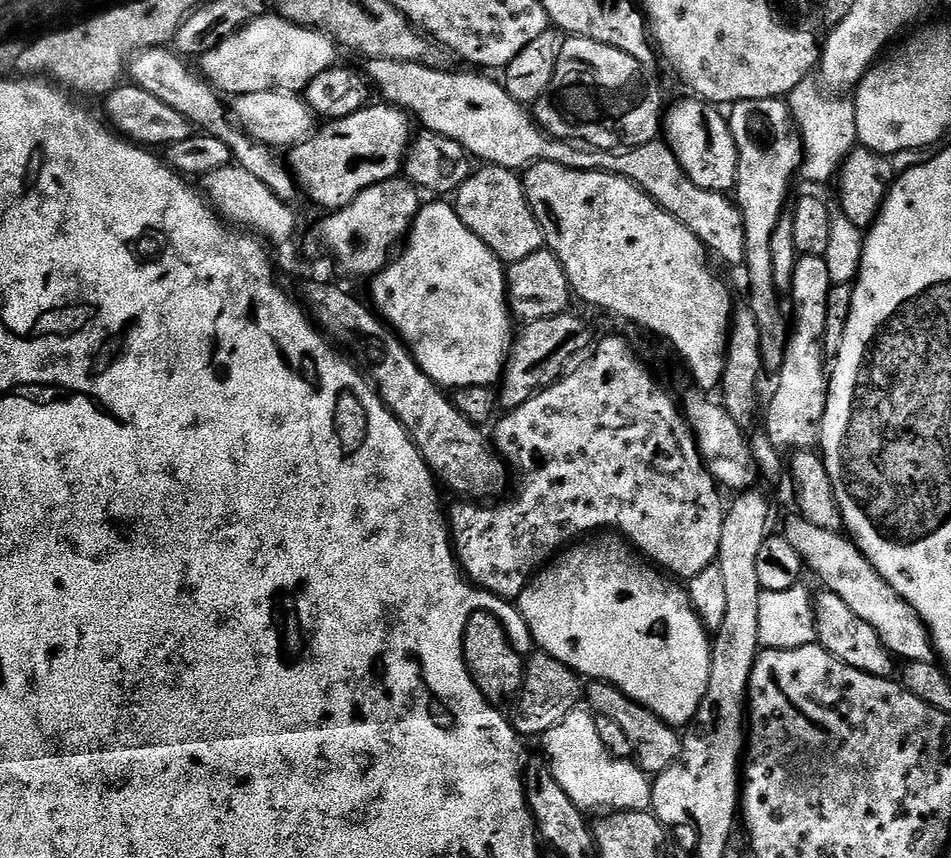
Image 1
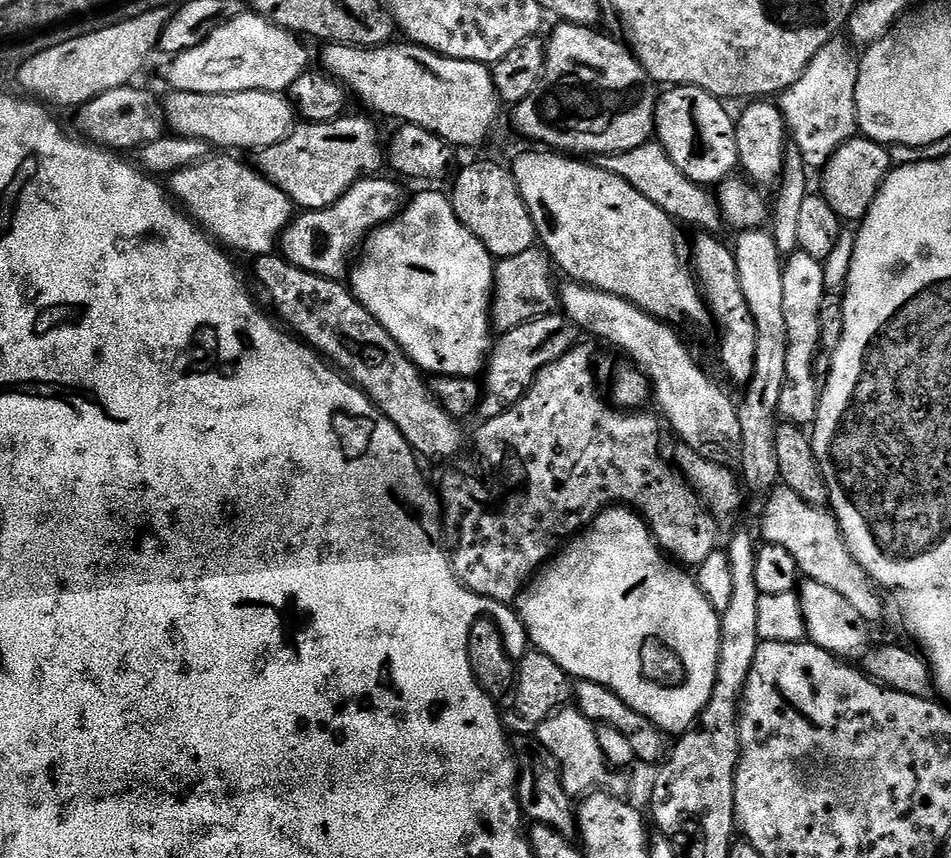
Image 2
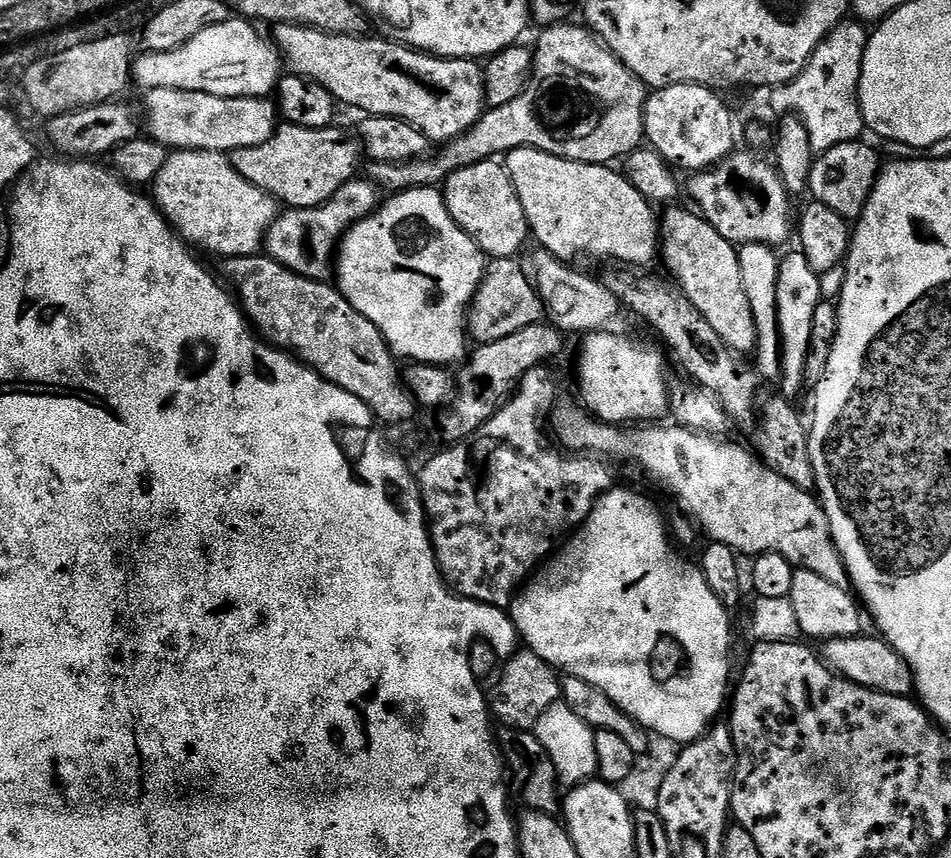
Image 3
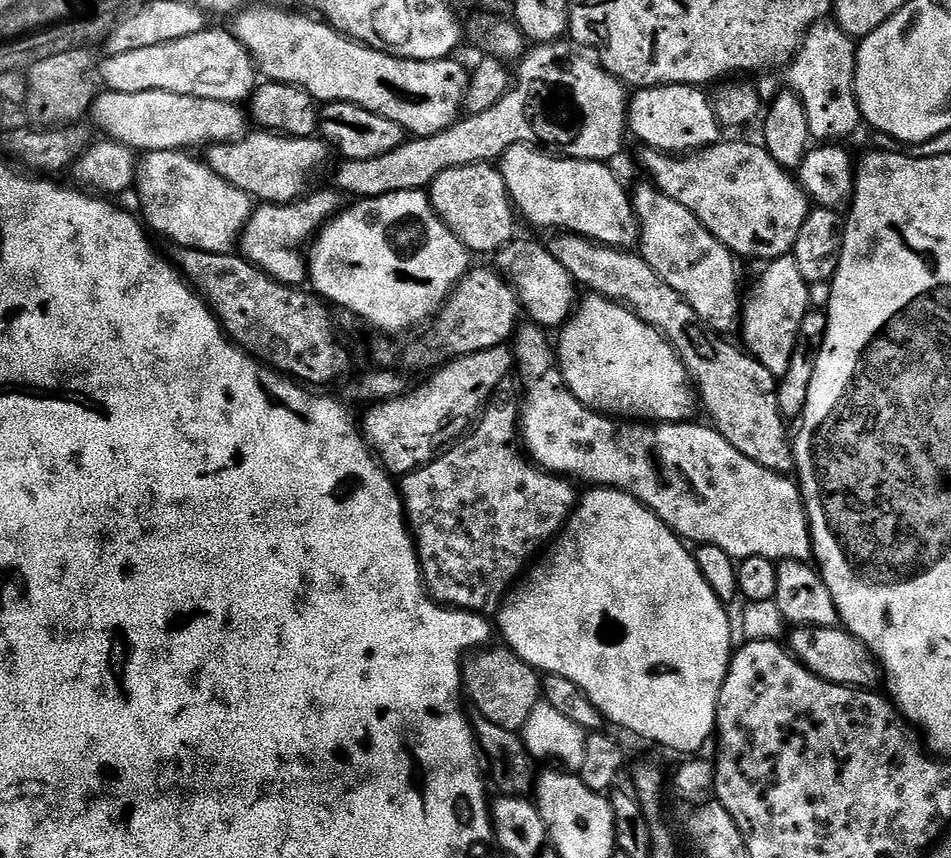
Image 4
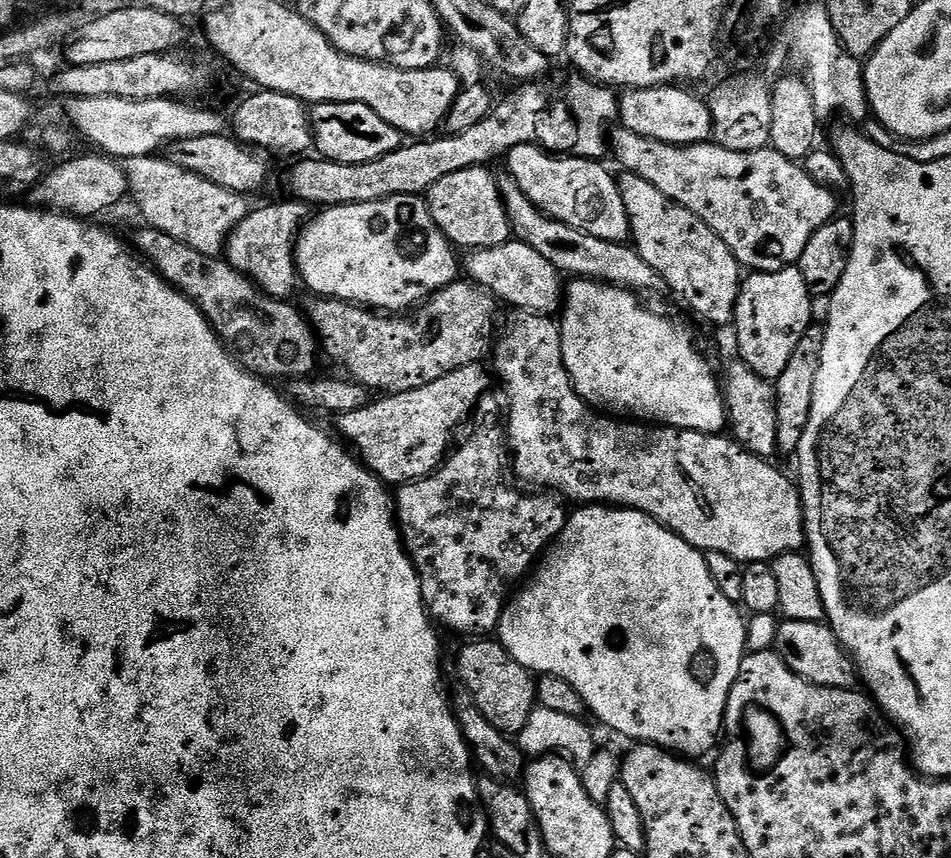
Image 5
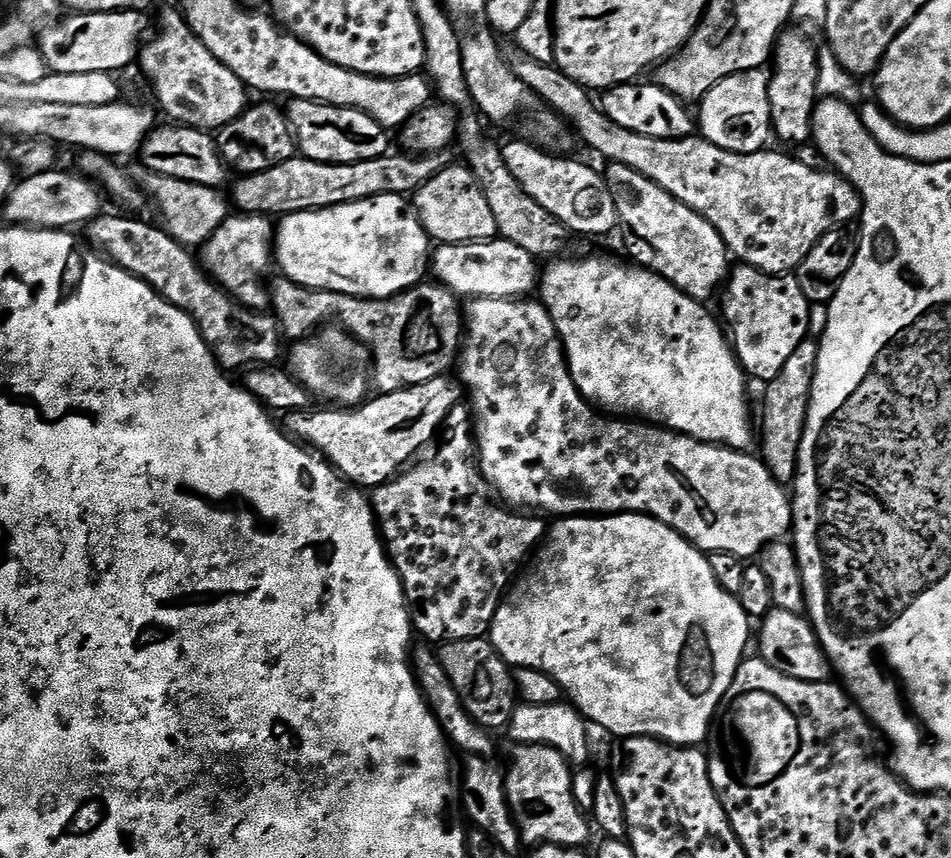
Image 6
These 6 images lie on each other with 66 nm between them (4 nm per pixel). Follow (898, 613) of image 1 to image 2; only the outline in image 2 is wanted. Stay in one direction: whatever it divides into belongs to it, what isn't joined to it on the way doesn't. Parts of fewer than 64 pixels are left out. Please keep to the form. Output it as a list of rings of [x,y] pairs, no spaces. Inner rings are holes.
[[[783,486],[777,487],[765,500],[768,501],[764,504],[764,517],[760,520],[760,532],[765,536],[763,539],[788,550],[797,563],[801,577],[822,582],[822,586],[830,586],[830,590],[838,590],[838,594],[842,594],[842,598],[846,598],[846,602],[850,602],[850,606],[854,606],[864,620],[875,622],[882,619],[884,604],[886,608],[885,597],[850,554],[840,532],[840,524],[831,511],[808,504],[798,498],[794,490]]]

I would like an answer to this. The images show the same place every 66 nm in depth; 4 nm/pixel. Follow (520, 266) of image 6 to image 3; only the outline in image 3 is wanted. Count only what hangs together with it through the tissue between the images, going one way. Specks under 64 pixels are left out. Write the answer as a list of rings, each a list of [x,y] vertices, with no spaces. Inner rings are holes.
[[[543,250],[537,253],[532,260],[533,265],[531,264],[536,293],[542,298],[544,311],[553,328],[558,328],[565,334],[591,334],[611,329],[615,325],[612,323],[622,313],[622,305],[620,299],[605,284],[597,277],[595,280],[584,272],[575,272],[571,263],[559,260],[557,256],[551,256]]]

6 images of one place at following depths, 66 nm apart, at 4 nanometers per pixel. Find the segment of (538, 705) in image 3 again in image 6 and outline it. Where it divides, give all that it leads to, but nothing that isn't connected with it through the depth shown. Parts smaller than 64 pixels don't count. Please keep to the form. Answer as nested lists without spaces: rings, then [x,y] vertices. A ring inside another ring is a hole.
[[[491,639],[449,640],[439,649],[438,655],[442,666],[446,666],[446,674],[450,674],[450,682],[454,682],[454,690],[458,690],[466,710],[477,724],[489,730],[507,729],[518,707],[516,678]]]

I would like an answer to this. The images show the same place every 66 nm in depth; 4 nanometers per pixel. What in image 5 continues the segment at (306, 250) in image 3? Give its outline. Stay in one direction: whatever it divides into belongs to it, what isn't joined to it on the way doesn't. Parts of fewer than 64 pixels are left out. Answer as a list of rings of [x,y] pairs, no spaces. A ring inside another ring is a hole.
[[[285,199],[285,204],[264,204],[261,208],[253,207],[248,216],[242,218],[229,235],[226,241],[226,259],[233,264],[239,272],[256,281],[256,287],[261,292],[277,298],[291,297],[296,284],[301,283],[299,271],[296,266],[296,238],[300,229],[304,227],[310,216],[310,208],[307,204],[301,204],[295,199]]]

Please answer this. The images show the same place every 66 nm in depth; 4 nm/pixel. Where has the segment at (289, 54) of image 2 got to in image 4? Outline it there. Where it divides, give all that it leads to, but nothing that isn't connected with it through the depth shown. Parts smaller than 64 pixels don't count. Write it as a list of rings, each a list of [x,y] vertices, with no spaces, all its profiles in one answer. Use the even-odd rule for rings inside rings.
[[[205,30],[190,34],[190,38],[178,38],[178,42],[142,46],[142,50],[126,50],[126,54],[109,55],[107,59],[98,74],[103,85],[114,92],[138,94],[146,90],[162,90],[240,104],[247,101],[258,87],[257,61],[231,31]]]

